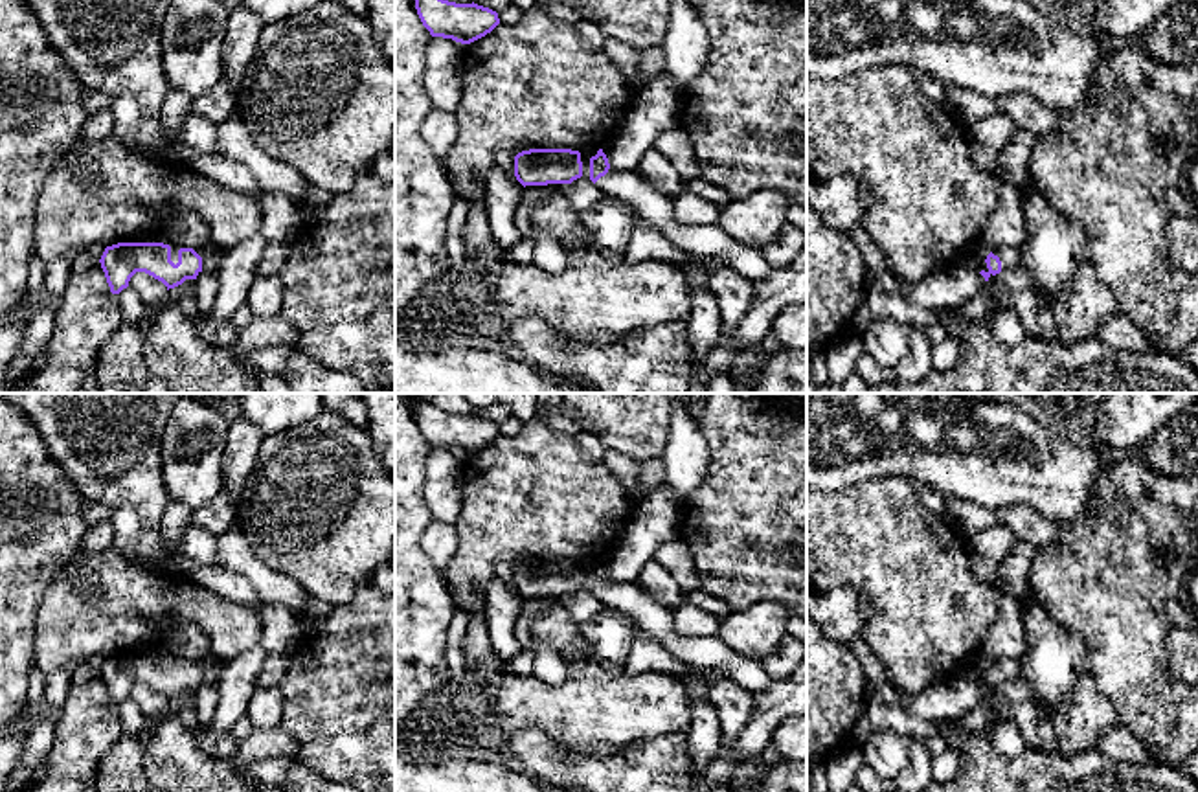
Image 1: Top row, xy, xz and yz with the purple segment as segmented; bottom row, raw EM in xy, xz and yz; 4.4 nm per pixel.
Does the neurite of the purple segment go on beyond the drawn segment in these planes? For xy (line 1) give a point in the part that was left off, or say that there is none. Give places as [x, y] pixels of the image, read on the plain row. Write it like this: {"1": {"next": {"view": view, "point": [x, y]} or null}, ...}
{"1": {"next": {"view": "xy", "point": [173, 660]}}}

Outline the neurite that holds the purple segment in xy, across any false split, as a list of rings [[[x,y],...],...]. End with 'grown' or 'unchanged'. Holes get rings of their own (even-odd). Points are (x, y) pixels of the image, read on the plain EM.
[[[140,651],[107,658],[99,674],[112,706],[119,706],[127,700],[136,684],[153,687],[169,702],[186,691],[197,691],[204,682],[200,660],[143,654]]]; grown

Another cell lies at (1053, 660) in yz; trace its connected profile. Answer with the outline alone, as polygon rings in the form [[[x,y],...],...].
[[[1033,592],[1022,601],[1022,678],[1036,691],[1040,707],[1053,713],[1086,671],[1086,647],[1079,634],[1066,630],[1047,614]]]

